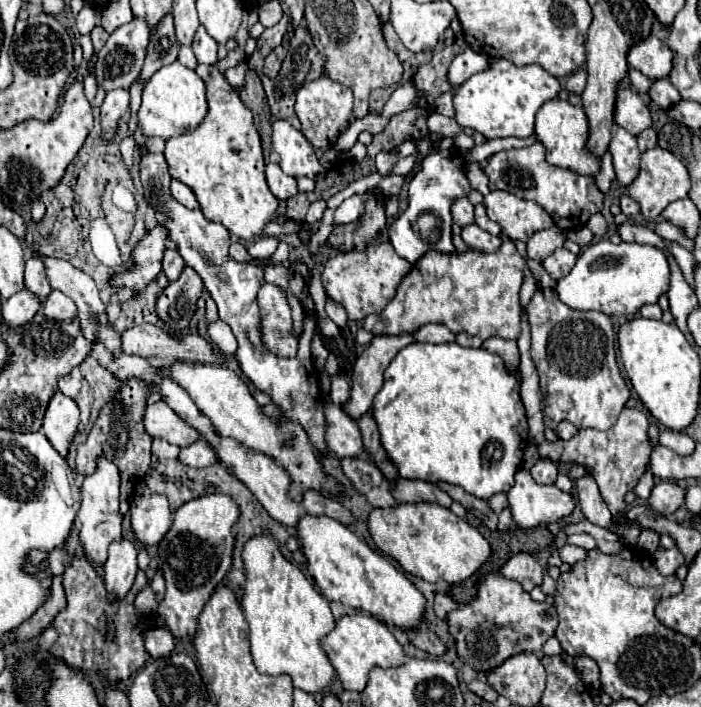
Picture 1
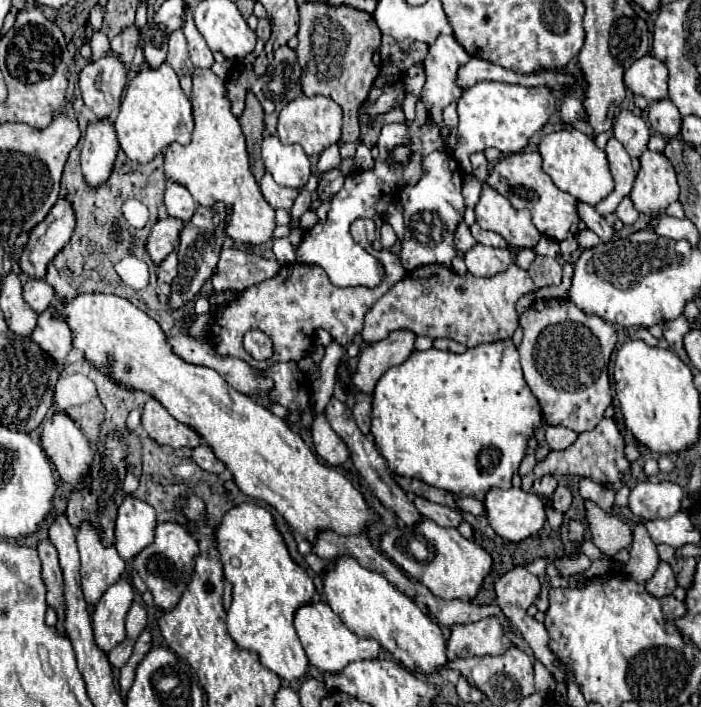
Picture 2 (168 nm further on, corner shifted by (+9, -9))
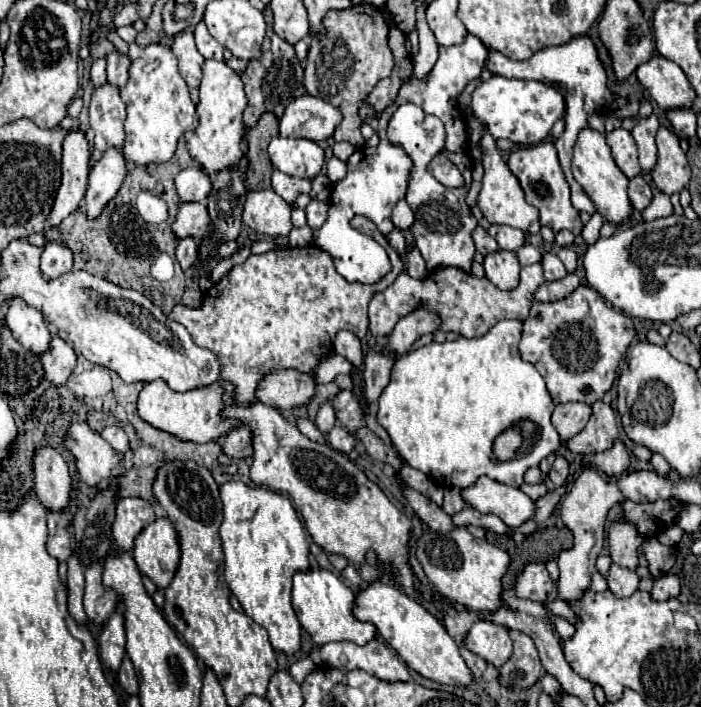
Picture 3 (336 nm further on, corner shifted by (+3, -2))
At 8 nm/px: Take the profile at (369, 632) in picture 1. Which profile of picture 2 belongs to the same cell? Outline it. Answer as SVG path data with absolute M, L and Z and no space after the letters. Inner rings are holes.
M322 601L300 607L294 617L294 627L296 627L296 633L300 637L300 643L308 655L310 663L314 667L318 667L324 675L332 675L332 671L344 671L344 667L348 667L348 663L354 663L354 661L376 659L382 651L378 641L358 639L358 635L352 633L340 621L340 617L328 607L328 603L322 603Z

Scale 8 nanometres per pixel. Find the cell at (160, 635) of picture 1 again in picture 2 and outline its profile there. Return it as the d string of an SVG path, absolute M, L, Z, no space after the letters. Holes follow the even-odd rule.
M120 577L104 595L100 597L100 603L94 607L92 615L92 629L96 637L96 645L108 653L116 645L120 645L126 639L124 633L124 617L132 605L134 589L128 579Z

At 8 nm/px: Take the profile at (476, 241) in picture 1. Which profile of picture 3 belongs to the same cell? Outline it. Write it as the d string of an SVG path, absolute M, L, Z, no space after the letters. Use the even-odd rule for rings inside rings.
M500 250L484 258L486 278L500 290L514 290L520 280L520 264L514 252Z

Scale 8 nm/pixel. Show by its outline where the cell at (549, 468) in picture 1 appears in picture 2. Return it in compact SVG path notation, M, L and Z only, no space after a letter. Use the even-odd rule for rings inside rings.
M542 475L540 479L536 479L534 481L534 485L532 485L532 491L536 493L536 495L540 495L540 497L544 497L544 499L548 499L550 495L552 495L552 491L556 489L556 479L552 477L552 475Z

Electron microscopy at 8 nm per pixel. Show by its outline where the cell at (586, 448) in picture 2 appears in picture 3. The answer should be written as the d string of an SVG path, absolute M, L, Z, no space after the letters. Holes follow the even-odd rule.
M604 402L592 404L592 416L586 428L568 440L568 448L576 454L598 454L612 446L618 438L618 424L612 408Z

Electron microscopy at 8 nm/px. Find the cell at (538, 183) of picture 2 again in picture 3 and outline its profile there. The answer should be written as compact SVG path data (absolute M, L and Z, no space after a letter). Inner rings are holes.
M540 142L536 146L514 148L508 158L508 168L520 180L520 186L526 192L526 200L538 208L540 224L552 228L554 232L566 228L566 230L574 232L576 236L580 234L582 222L580 222L578 210L570 202L570 188L568 188L568 182L564 178L560 164L558 164L558 152L552 142Z

